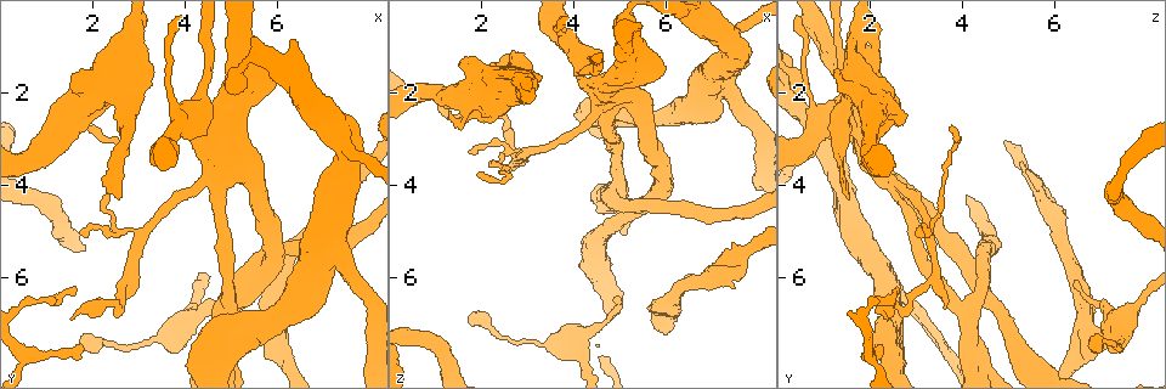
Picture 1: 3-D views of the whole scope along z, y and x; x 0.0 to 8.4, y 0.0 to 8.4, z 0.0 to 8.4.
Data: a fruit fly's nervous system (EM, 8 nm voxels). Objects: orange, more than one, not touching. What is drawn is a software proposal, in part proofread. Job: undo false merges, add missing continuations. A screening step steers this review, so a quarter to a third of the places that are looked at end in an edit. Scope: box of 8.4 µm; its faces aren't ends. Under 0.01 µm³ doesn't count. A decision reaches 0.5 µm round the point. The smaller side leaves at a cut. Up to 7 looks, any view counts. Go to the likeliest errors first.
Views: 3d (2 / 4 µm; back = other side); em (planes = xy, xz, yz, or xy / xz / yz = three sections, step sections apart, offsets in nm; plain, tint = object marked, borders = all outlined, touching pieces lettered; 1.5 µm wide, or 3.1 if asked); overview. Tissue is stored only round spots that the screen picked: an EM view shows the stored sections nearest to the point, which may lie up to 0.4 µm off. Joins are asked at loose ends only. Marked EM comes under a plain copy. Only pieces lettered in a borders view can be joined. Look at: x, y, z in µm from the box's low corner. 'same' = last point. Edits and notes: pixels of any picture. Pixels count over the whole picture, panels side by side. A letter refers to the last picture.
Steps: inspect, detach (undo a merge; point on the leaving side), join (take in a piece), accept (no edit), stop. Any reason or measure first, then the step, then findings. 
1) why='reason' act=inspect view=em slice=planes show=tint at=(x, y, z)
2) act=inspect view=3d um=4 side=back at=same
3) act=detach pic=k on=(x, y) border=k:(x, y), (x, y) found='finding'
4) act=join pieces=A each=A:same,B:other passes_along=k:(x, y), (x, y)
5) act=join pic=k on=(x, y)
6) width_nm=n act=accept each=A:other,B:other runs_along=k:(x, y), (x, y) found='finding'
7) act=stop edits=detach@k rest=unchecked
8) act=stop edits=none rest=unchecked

act=inspect view=3d um=2 at=(4.55, 6.65, 7.00)

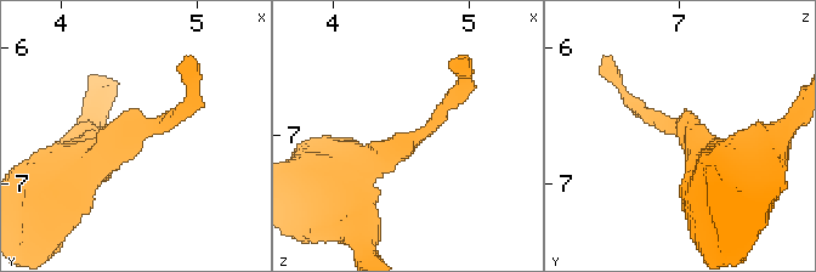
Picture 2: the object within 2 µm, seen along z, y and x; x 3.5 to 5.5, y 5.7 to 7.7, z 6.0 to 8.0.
act=inspect view=em slice=planes show=borders at=(4.52, 6.58, 7.04)

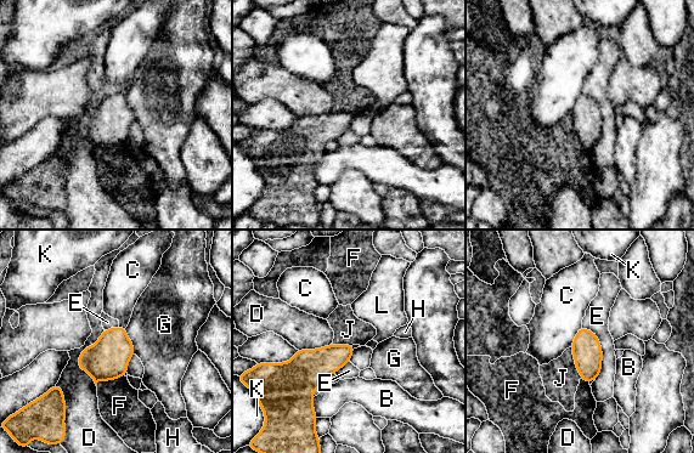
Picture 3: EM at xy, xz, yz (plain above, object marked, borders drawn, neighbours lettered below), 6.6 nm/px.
act=accept each=B:other,C:other,D:other,E:other,F:other,G:other,H:other,J:other,K:other,L:other border=3:(581, 326), (570, 346) found='all the same neuron'

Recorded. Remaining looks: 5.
why='branch stops here' act=inspect view=em slice=xz step=4 show=borders at=(2.50, 4.20, 1.55)

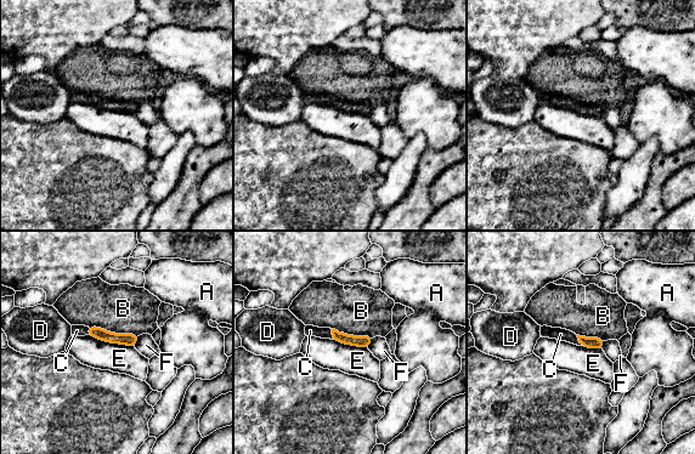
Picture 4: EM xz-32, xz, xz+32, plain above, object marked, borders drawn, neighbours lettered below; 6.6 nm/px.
act=join pieces=C each=A:other,B:other,C:same,D:other,E:other,F:other passes_along=4:(365, 341), (332, 334), (310, 330) found='the neuron continues'

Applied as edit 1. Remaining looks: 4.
why='see it whole again' act=inspect view=overview

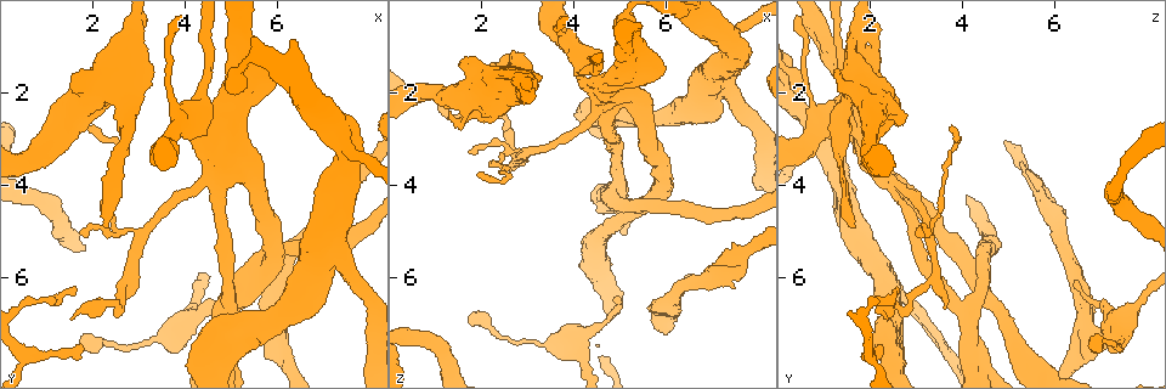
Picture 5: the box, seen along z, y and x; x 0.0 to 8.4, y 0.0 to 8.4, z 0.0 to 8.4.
why='sudden change in width' act=inspect view=3d um=2 at=(6.15, 7.60, 6.60)

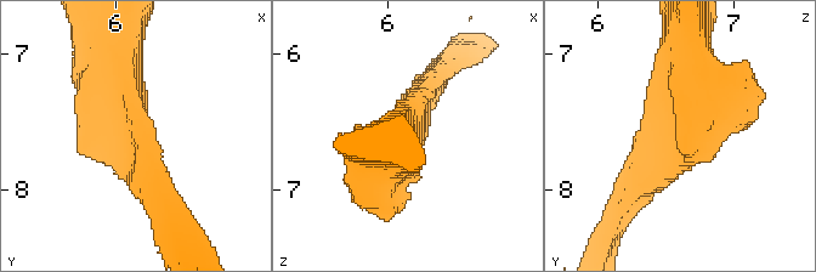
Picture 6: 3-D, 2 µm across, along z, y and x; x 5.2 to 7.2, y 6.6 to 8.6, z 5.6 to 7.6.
arm_widths_nm=220,400 why='need the tissue' act=inspect view=em slice=planes show=tint at=(6.12, 7.66, 6.66)

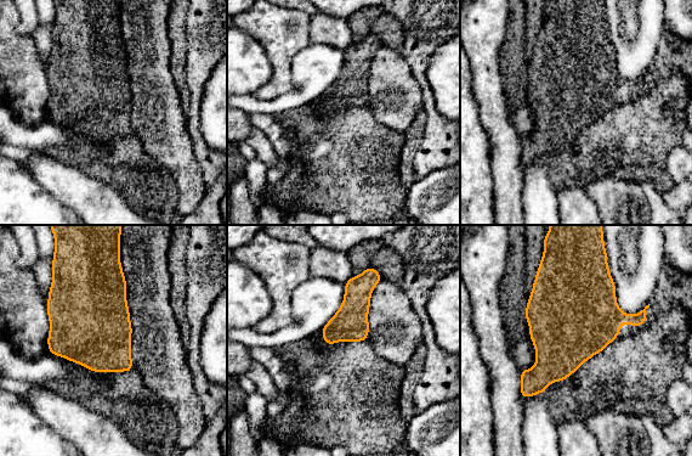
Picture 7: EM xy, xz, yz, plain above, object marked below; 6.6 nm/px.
act=inspect view=em slice=planes show=borders at=same

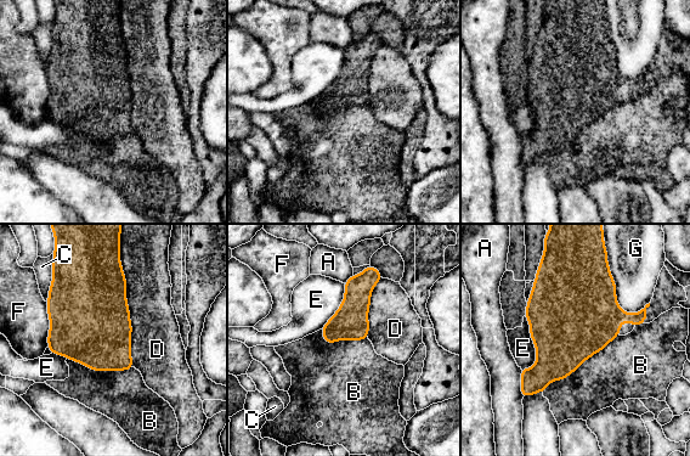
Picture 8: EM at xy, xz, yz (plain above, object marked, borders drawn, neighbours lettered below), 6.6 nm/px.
act=accept each=A:other,B:other,C:other,D:other,E:other,F:other,G:other found='one neuron here'

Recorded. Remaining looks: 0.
act=stop edits=join@4 rest=unchecked

